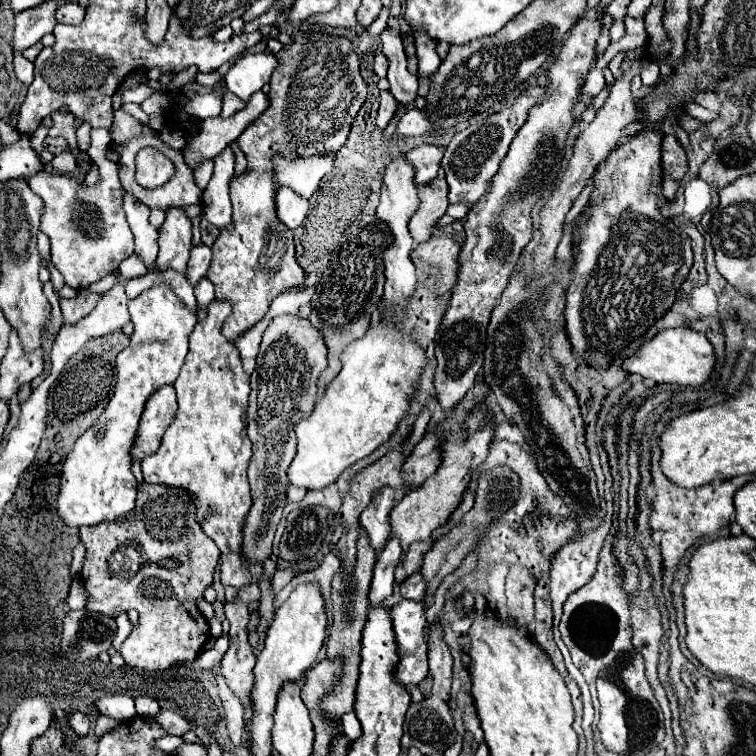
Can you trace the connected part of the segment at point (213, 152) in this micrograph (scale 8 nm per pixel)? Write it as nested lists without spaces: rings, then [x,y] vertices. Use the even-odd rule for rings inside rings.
[[[255,92],[247,102],[247,108],[239,110],[231,118],[209,118],[203,122],[201,132],[193,136],[185,150],[185,162],[191,170],[195,170],[203,160],[213,160],[223,148],[227,148],[239,134],[261,116],[261,112],[269,106],[269,98],[265,92]]]

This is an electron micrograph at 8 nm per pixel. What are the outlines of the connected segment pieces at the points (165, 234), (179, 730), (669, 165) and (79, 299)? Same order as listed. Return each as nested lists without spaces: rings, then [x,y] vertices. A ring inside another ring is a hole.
[[[169,208],[163,226],[159,228],[159,256],[157,256],[157,268],[169,270],[173,268],[175,272],[185,274],[187,270],[187,260],[189,260],[189,252],[191,252],[193,244],[191,244],[191,220],[185,216],[185,212],[181,208]]]
[[[161,710],[161,712],[157,714],[157,722],[159,722],[159,726],[161,726],[167,734],[183,736],[183,734],[189,730],[187,720],[185,720],[181,714],[173,712],[173,710]]]
[[[665,134],[661,140],[661,168],[663,168],[661,192],[667,200],[673,200],[687,172],[687,154],[675,136]]]
[[[77,292],[75,298],[59,298],[63,322],[77,322],[87,316],[101,300],[101,292]]]

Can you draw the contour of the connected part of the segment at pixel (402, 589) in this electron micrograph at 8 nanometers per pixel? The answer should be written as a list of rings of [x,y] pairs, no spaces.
[[[419,572],[417,574],[411,574],[407,580],[403,580],[403,584],[399,584],[399,594],[401,594],[401,598],[419,602],[421,596],[425,594],[423,576],[419,576]]]

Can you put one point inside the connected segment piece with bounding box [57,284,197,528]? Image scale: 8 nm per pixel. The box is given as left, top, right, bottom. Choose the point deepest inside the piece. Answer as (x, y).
(97, 484)

